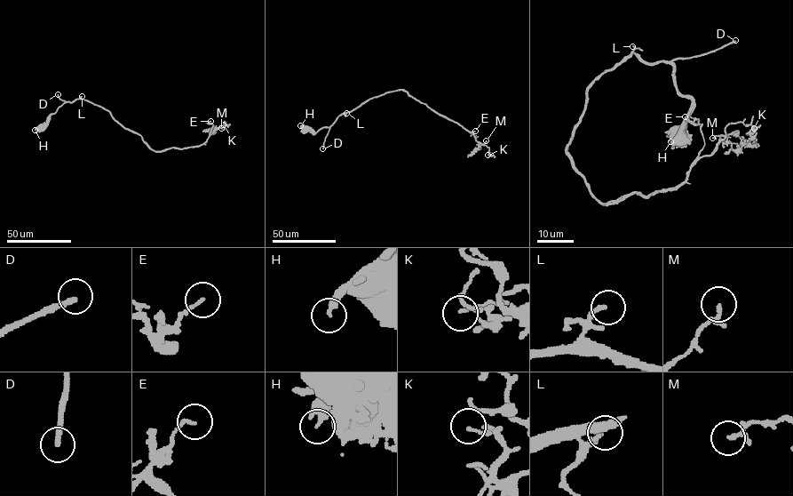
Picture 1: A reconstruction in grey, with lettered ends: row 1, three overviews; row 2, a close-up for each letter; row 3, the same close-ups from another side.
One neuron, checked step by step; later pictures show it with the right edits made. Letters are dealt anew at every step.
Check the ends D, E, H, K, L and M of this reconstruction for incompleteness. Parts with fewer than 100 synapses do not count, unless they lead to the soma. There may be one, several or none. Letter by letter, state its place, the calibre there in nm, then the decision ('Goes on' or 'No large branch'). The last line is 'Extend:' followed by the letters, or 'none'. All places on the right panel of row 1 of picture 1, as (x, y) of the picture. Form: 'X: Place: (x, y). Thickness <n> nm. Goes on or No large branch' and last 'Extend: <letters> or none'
D: Place: (735, 40). Thickness 200 nm. Goes on
E: Place: (685, 116). Thickness 130 nm. No large branch
H: Place: (670, 141). Thickness 220 nm. No large branch
K: Place: (754, 128). Thickness 150 nm. Goes on
L: Place: (632, 46). Thickness 130 nm. No large branch
M: Place: (712, 138). Thickness 180 nm. No large branch
Extend: D, K

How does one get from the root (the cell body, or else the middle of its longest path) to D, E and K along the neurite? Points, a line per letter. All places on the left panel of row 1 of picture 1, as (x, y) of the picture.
D: (40, 128), (65, 101), (58, 94)
E: (40, 128), (65, 102), (82, 99), (107, 109), (152, 149), (162, 151), (203, 143), (212, 125), (210, 121)
K: (40, 128), (59, 106), (77, 99), (107, 109), (155, 151), (197, 147), (223, 124)

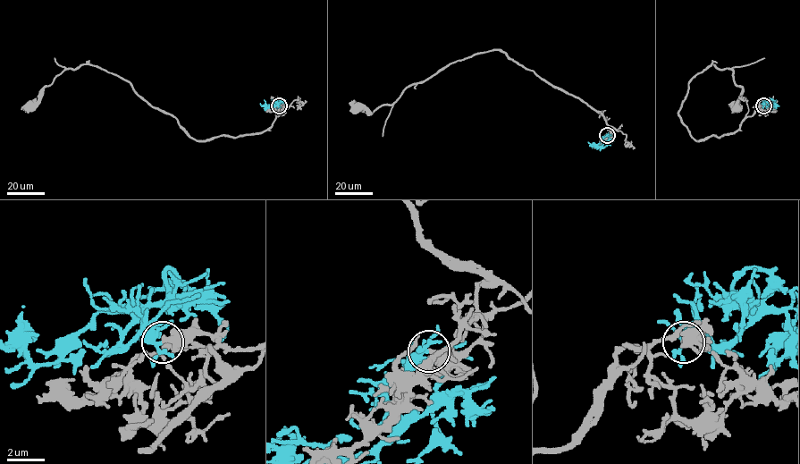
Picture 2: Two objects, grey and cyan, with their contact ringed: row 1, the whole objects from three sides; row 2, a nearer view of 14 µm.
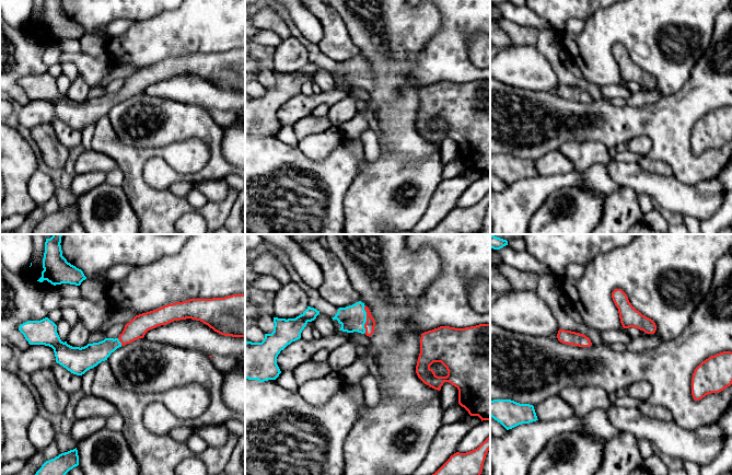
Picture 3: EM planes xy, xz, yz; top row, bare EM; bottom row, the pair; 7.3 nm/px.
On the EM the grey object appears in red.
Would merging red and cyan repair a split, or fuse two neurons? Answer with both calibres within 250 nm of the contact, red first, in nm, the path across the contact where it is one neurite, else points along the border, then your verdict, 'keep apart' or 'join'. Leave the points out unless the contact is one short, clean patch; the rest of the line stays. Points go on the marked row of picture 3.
80/190 nm | across xz (370, 324), (367, 320), (352, 319) | join

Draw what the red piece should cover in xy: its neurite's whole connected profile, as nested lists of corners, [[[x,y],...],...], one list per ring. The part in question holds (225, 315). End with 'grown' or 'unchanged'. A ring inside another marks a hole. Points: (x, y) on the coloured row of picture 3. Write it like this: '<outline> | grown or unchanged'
[[[245,294],[189,299],[167,304],[136,315],[125,325],[118,338],[105,338],[81,348],[72,347],[67,341],[63,343],[57,333],[57,325],[48,317],[40,321],[27,321],[20,325],[19,331],[30,345],[51,347],[57,363],[73,374],[82,375],[107,360],[117,348],[143,338],[148,331],[186,318],[200,321],[224,336],[245,337]]] | grown

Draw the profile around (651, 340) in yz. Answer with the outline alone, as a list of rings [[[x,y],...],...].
[[[648,334],[634,339],[631,344],[627,346],[627,349],[641,352],[644,349],[651,349],[658,347],[663,340],[659,335]]]

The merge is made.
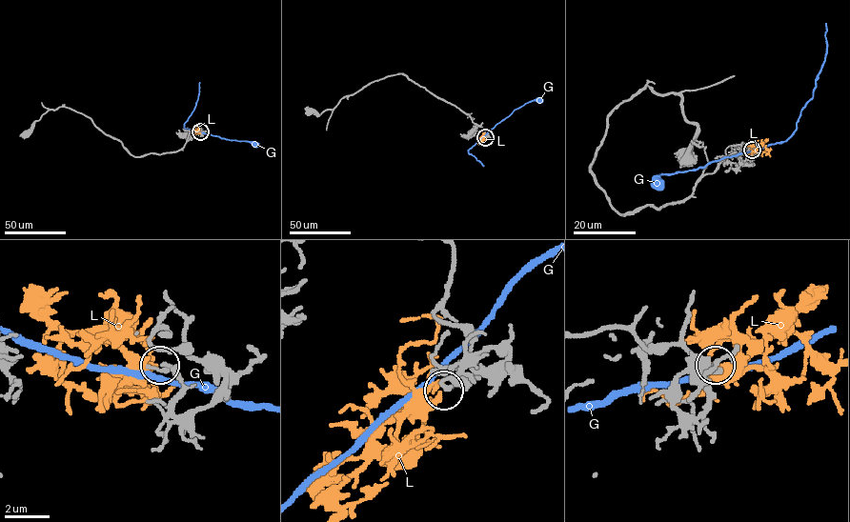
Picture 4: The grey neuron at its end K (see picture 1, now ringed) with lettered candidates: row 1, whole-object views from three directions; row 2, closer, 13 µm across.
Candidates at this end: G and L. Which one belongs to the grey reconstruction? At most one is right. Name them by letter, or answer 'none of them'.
L

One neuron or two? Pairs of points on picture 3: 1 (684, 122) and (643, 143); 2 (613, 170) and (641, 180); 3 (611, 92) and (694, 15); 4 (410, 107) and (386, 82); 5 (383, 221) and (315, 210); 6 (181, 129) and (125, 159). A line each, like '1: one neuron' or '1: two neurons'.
1: two neurons
2: one neuron
3: two neurons
4: one neuron
5: two neurons
6: two neurons

